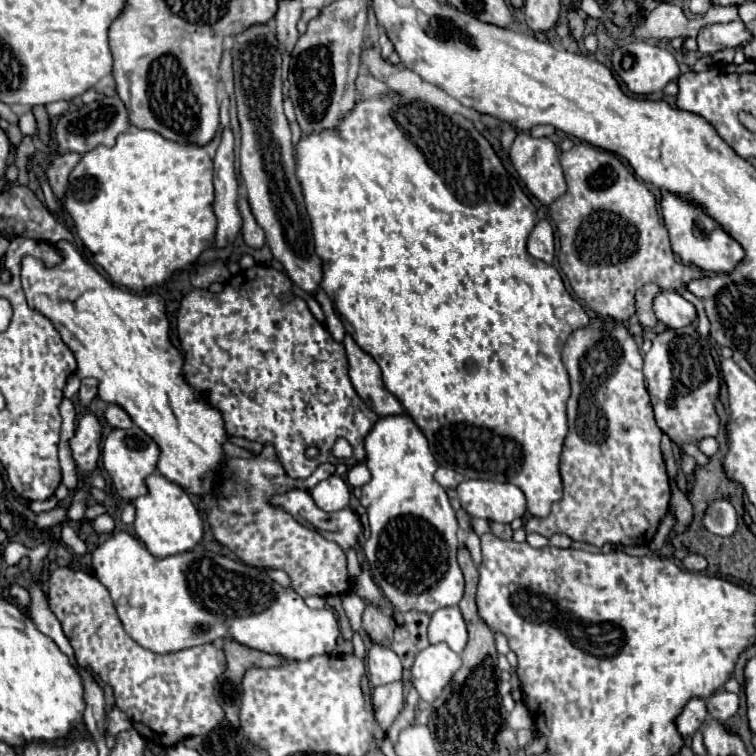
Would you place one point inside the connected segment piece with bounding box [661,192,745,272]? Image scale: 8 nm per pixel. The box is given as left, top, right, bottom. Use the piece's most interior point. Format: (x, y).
(696, 238)

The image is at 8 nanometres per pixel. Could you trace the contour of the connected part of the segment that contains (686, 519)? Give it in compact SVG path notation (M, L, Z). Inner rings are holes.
M671 484L671 490L673 490L673 496L671 496L671 508L675 510L675 516L677 516L677 524L675 524L675 532L677 534L683 534L689 524L691 524L691 518L693 518L693 510L691 510L691 502L687 500L687 496L675 486Z

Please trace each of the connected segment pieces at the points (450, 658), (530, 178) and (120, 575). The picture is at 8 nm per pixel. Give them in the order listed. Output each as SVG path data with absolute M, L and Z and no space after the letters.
M447 644L427 646L415 658L411 682L425 702L435 702L461 664L461 656L455 654Z
M519 132L511 150L509 150L513 168L517 170L519 178L523 180L523 184L527 186L527 190L541 200L541 204L549 206L553 204L559 196L565 194L567 186L565 186L565 178L563 178L563 170L559 164L559 152L557 152L557 144L549 138L533 138L529 132Z
M113 532L93 552L93 570L97 578L101 574L101 584L109 590L127 634L155 654L171 654L201 644L213 644L227 640L229 636L247 648L279 654L287 660L309 660L319 654L335 654L339 624L331 610L309 608L293 588L283 588L263 570L227 556L199 548L157 560L139 538L127 532Z

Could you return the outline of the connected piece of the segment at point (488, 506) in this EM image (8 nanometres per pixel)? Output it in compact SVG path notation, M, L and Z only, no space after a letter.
M465 480L457 486L461 506L477 518L509 524L525 514L525 494L513 484Z

